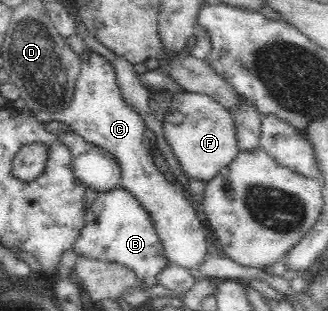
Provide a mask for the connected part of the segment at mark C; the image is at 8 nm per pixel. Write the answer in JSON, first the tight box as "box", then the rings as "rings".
{"box":[29,49,208,276],"rings":[[[87,49],[80,57],[80,73],[75,82],[75,90],[73,90],[73,100],[67,103],[67,106],[59,112],[47,112],[45,110],[35,110],[29,112],[33,119],[42,122],[43,124],[53,120],[61,121],[67,124],[71,130],[74,130],[77,135],[83,140],[101,147],[119,163],[122,172],[122,188],[127,190],[139,204],[144,206],[144,209],[149,213],[155,227],[155,232],[160,238],[161,245],[168,260],[169,267],[183,268],[191,270],[198,276],[198,268],[203,264],[205,255],[208,253],[208,238],[205,227],[201,224],[200,218],[193,207],[189,204],[182,192],[176,186],[171,185],[163,173],[157,169],[153,159],[147,148],[143,145],[143,138],[147,134],[146,126],[143,124],[143,119],[129,107],[125,100],[121,98],[119,87],[115,76],[115,69],[111,62],[107,62],[103,56],[95,54]]]}

